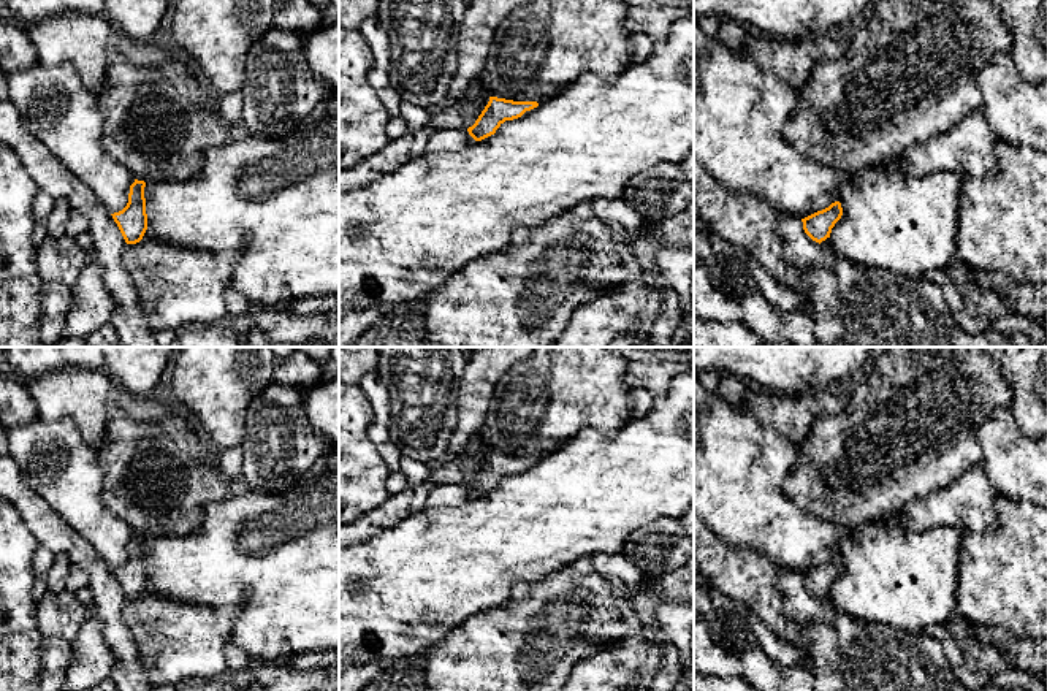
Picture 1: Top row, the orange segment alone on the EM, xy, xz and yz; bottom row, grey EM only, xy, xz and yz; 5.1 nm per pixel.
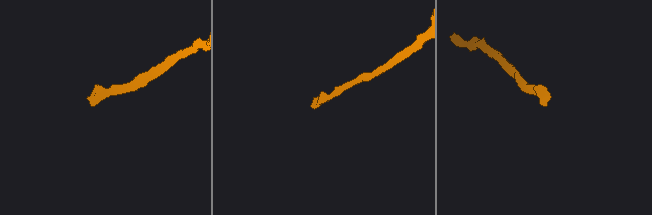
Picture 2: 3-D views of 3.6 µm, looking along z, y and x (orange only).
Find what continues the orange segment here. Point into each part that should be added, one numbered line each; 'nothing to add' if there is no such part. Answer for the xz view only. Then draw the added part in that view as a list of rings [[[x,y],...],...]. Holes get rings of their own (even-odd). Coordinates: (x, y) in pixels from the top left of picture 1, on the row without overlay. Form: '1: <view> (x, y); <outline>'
1: xz (444, 495); [[[437,483],[428,494],[425,509],[455,507],[461,504],[464,499],[474,496],[475,494],[469,490],[466,483]]]

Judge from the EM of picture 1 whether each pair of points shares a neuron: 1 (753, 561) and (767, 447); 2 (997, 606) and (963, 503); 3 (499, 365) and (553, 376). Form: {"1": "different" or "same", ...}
{"1": "different", "2": "different", "3": "different"}

